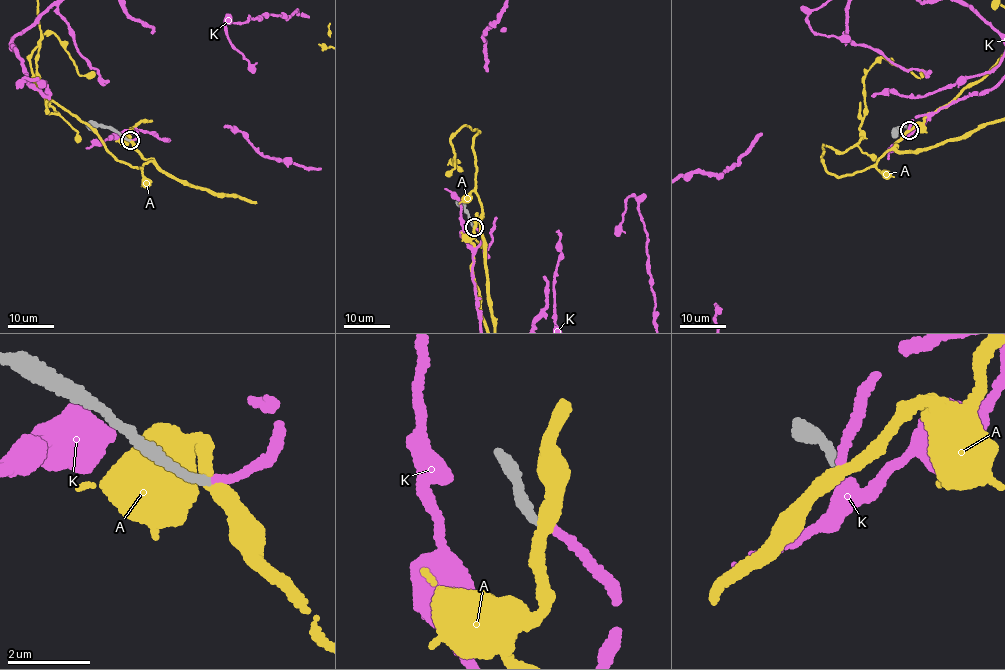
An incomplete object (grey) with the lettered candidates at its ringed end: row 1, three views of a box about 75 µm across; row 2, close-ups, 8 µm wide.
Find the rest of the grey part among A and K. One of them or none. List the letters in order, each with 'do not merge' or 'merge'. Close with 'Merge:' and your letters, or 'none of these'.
A: do not merge
K: merge
Merge: K

